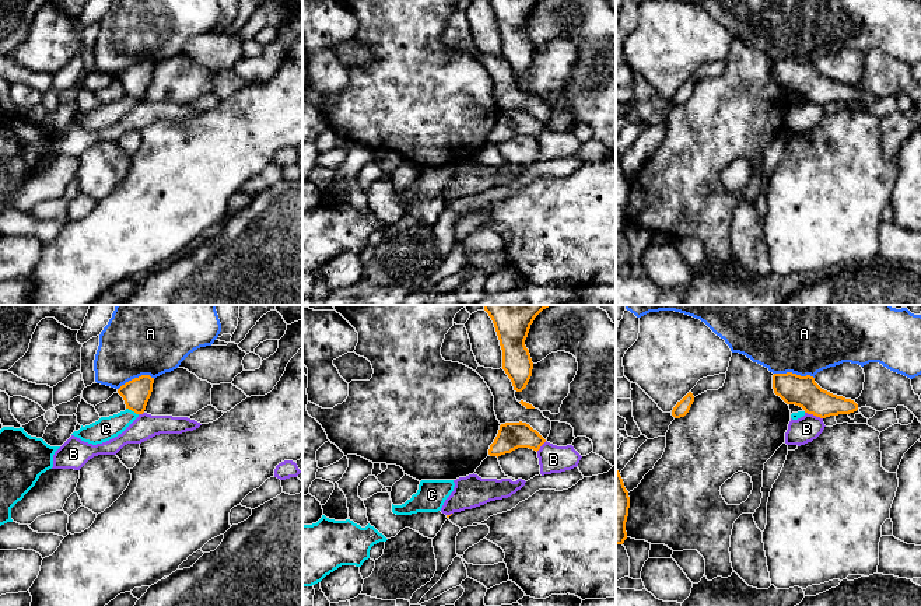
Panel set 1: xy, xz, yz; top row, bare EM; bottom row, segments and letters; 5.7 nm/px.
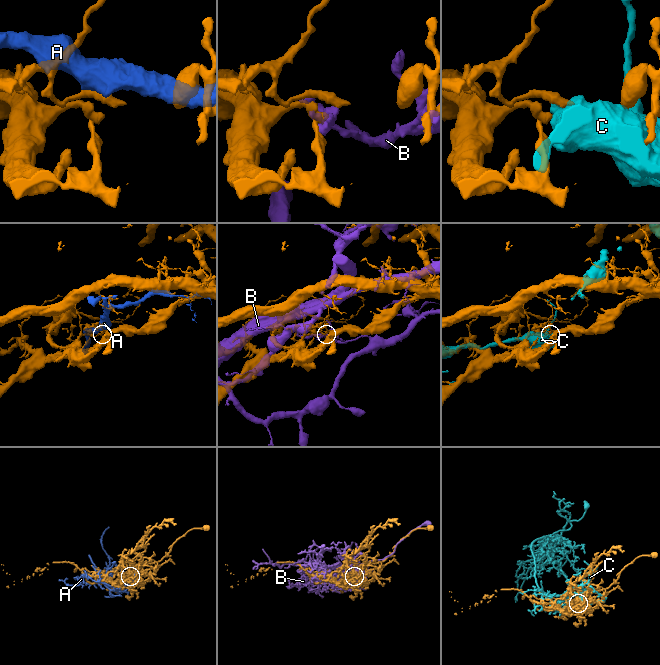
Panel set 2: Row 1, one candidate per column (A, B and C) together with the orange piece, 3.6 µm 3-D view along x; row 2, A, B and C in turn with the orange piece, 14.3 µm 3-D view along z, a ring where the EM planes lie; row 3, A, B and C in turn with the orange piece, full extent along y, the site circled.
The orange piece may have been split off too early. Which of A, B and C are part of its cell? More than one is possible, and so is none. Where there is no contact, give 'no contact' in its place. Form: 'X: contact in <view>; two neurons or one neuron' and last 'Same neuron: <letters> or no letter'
A: contact in yz; two neurons
B: contact in yz; two neurons
C: contact in xy; two neurons
Same neuron: no letter

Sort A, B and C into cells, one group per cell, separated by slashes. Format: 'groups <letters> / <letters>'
groups A / B / C

